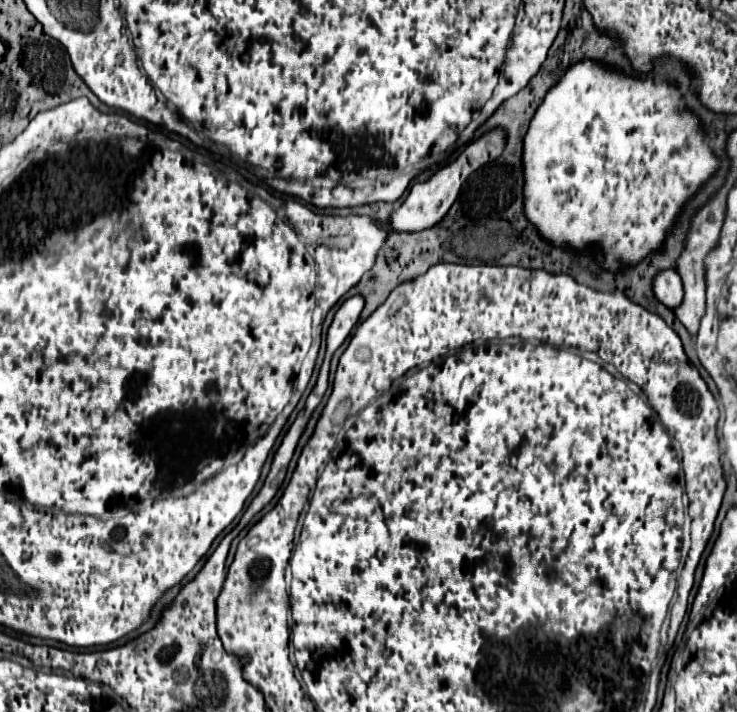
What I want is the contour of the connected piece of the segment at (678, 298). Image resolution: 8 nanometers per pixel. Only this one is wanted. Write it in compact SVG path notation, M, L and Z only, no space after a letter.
M662 271L656 275L654 283L654 295L658 297L658 301L662 301L668 309L676 309L682 305L684 299L684 287L682 287L682 279L676 271Z

